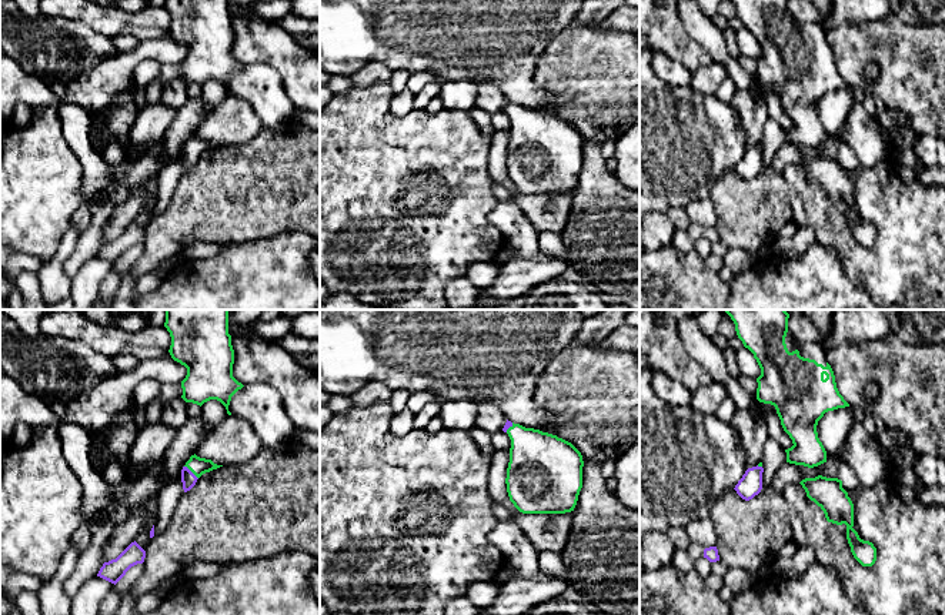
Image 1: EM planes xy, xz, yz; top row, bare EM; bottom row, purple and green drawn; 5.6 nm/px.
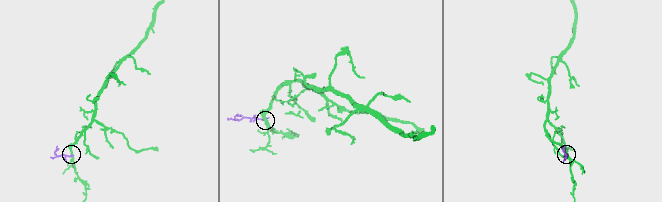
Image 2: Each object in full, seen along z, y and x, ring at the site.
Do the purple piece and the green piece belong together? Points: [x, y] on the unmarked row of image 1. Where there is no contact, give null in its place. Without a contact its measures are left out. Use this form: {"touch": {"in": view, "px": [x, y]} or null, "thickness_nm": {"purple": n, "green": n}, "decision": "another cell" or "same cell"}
{"touch": {"in": "xy", "px": [191, 153]}, "thickness_nm": {"purple": 90, "green": 100}, "decision": "same cell"}

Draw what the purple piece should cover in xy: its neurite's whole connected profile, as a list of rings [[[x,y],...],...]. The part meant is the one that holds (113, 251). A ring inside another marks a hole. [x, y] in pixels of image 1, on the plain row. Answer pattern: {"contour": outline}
{"contour": [[[134,221],[116,240],[104,243],[97,257],[116,265],[131,247],[143,244],[144,238],[146,231]]]}

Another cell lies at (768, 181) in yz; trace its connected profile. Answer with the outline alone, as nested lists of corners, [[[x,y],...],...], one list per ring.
[[[772,166],[762,168],[749,181],[742,180],[735,170],[731,170],[711,185],[709,200],[718,217],[719,240],[728,248],[741,248],[752,255],[762,247],[771,247],[779,228],[792,221],[787,183]]]

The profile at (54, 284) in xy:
[[[69,227],[53,258],[36,271],[41,297],[49,307],[71,295],[71,278],[64,271],[64,261],[74,251],[81,233],[74,227]]]

